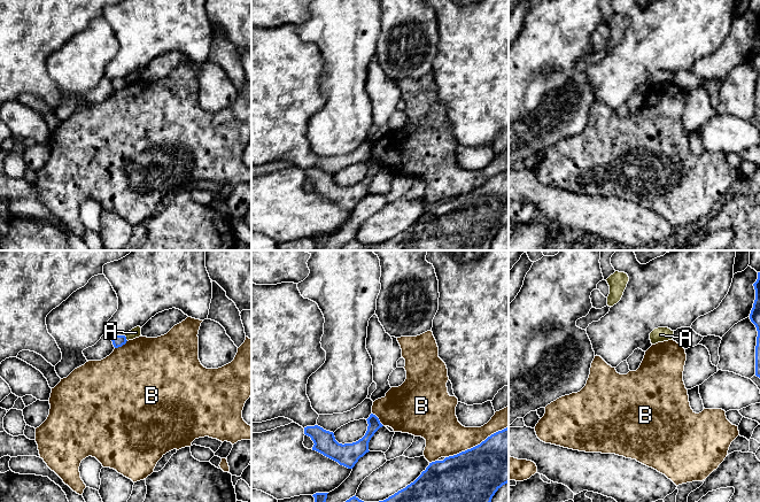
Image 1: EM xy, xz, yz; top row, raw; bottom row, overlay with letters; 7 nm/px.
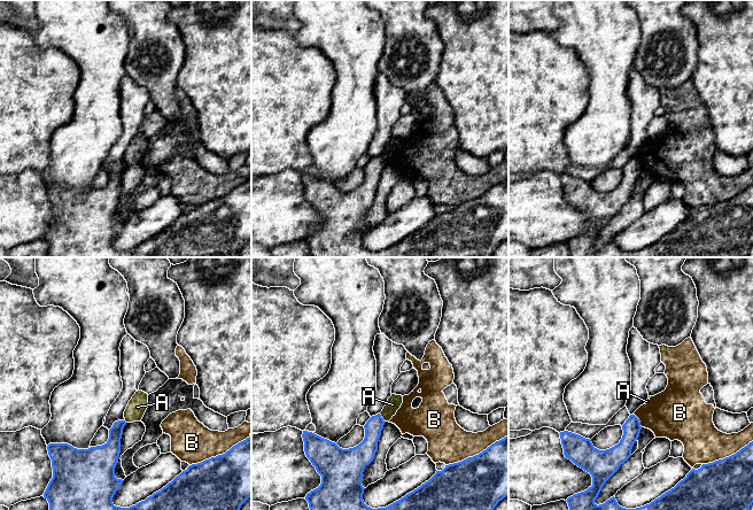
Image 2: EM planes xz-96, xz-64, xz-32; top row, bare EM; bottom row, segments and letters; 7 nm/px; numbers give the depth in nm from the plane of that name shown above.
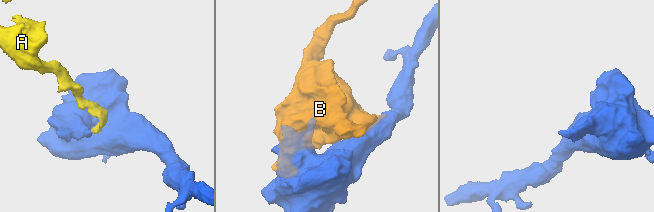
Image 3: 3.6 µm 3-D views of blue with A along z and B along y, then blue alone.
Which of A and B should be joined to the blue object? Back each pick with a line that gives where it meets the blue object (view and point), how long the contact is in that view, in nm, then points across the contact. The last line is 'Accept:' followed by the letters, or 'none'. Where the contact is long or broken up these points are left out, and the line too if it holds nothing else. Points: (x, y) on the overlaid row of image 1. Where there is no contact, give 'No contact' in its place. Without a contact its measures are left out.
Accept: none

